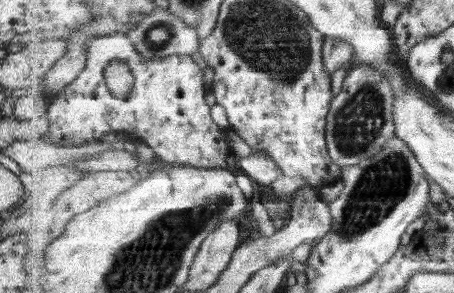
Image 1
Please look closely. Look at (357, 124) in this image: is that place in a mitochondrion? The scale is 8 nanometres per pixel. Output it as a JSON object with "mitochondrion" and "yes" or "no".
{"mitochondrion":"yes"}

